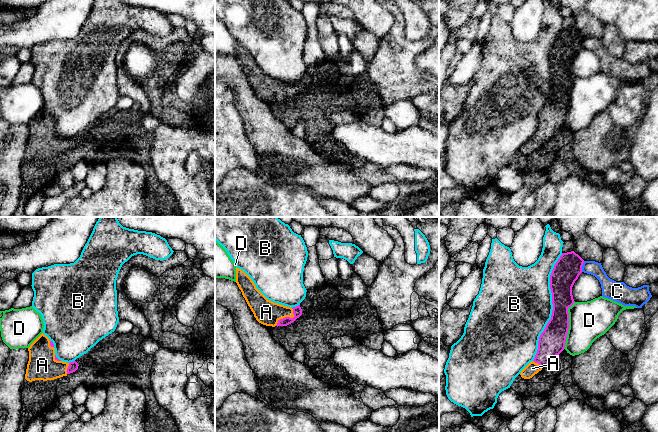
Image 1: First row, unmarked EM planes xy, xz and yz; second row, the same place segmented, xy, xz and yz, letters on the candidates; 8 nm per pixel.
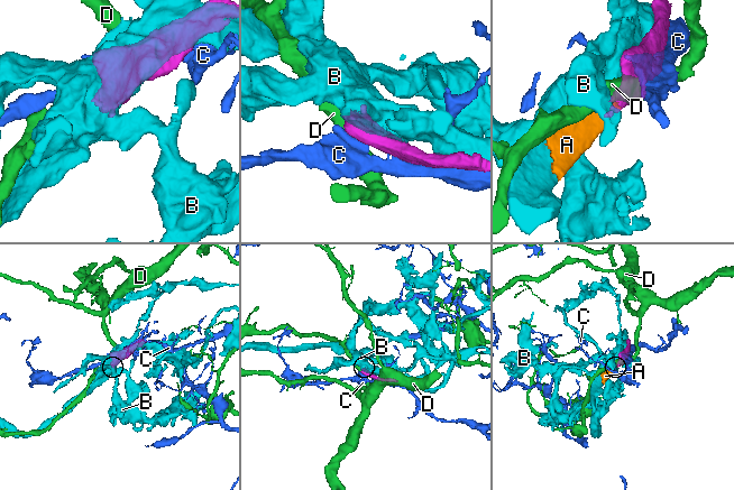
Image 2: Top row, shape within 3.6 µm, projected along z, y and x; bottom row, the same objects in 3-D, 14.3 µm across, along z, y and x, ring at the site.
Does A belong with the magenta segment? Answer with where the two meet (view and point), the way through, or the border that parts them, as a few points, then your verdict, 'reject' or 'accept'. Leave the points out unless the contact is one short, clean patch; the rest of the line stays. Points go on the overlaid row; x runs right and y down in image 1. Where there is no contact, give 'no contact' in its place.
xz (287, 317) | accept

